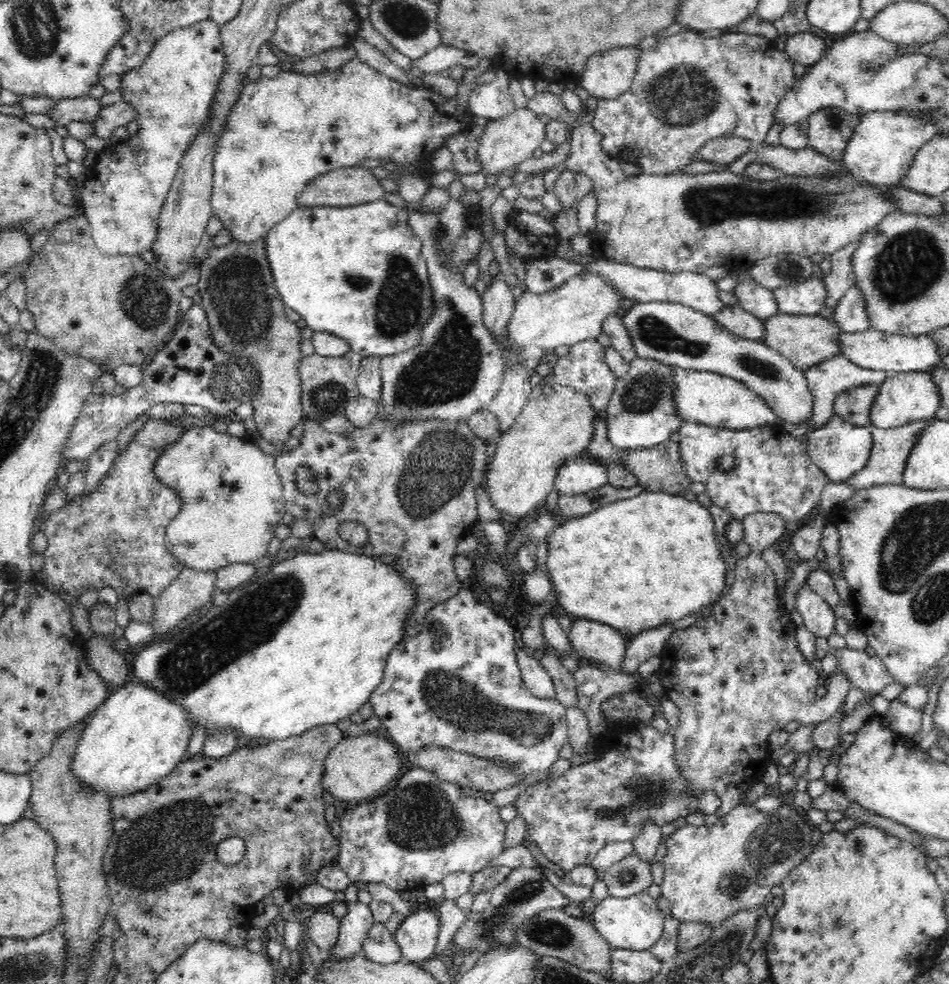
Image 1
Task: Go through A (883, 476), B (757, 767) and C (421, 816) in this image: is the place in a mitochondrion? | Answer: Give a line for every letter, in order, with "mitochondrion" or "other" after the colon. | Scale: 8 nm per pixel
A: other
B: other
C: mitochondrion

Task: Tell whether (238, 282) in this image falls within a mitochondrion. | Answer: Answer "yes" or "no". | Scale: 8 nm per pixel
yes

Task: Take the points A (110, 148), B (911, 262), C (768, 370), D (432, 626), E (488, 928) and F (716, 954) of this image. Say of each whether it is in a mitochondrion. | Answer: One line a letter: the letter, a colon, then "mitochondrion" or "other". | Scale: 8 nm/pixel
A: other
B: mitochondrion
C: mitochondrion
D: other
E: mitochondrion
F: mitochondrion

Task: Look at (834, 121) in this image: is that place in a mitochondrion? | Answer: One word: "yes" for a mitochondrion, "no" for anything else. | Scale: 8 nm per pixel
yes

